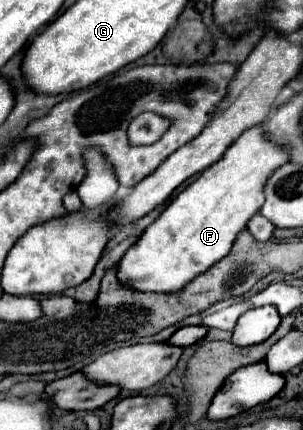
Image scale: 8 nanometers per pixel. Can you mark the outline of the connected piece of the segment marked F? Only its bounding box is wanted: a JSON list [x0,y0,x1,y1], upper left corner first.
[117,126,287,292]

